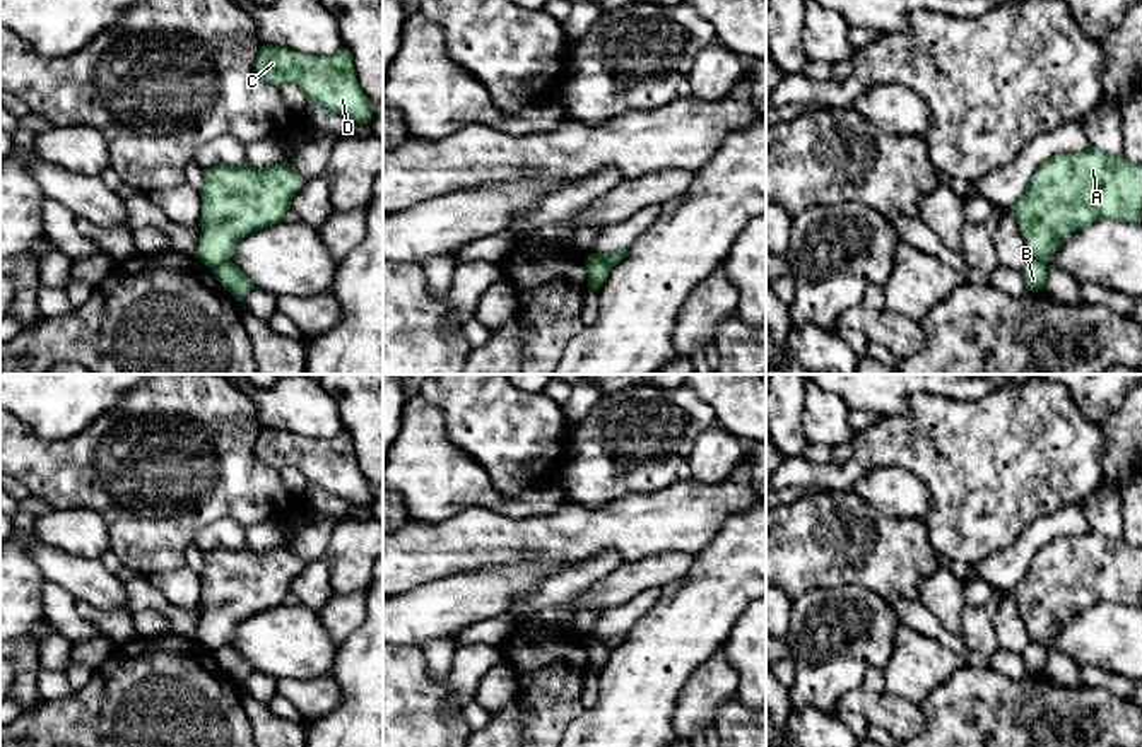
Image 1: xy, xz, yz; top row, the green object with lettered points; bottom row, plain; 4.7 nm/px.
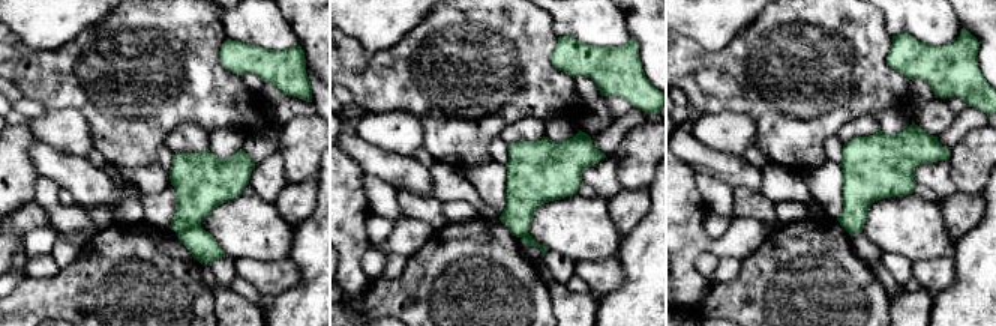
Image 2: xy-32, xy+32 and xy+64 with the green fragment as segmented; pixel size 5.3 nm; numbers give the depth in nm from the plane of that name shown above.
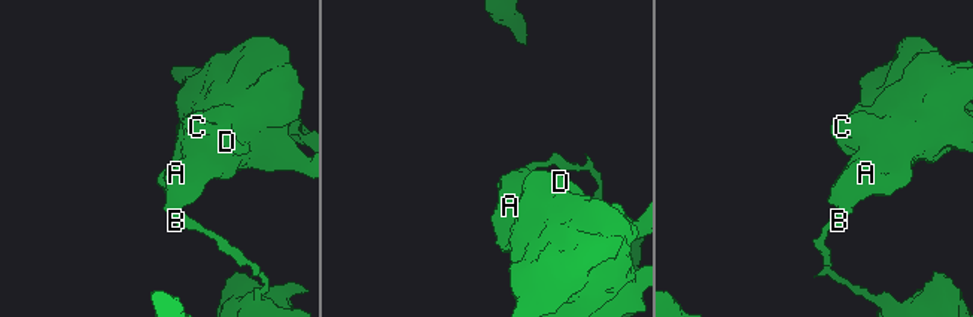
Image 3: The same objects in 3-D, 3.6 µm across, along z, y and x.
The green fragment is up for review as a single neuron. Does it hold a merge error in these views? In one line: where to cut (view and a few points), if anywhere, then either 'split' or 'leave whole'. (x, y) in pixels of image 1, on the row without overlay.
xy (229, 641), (212, 653) | split

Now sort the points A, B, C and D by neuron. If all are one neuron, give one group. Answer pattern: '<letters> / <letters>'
A C D / B

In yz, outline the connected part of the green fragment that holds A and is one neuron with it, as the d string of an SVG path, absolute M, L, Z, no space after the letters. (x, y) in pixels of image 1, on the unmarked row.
M1092 528L1082 535L1055 537L1034 554L1012 595L1031 641L1046 646L1067 619L1098 603L1142 605L1142 547Z

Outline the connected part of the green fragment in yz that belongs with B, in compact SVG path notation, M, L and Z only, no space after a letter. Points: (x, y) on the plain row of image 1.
M1031 641L1019 655L1027 673L1038 675L1045 672L1048 662L1048 648Z

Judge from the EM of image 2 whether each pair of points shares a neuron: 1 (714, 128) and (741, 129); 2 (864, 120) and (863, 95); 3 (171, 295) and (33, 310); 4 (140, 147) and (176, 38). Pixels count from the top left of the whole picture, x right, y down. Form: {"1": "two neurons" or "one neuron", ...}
{"1": "one neuron", "2": "two neurons", "3": "one neuron", "4": "one neuron"}

